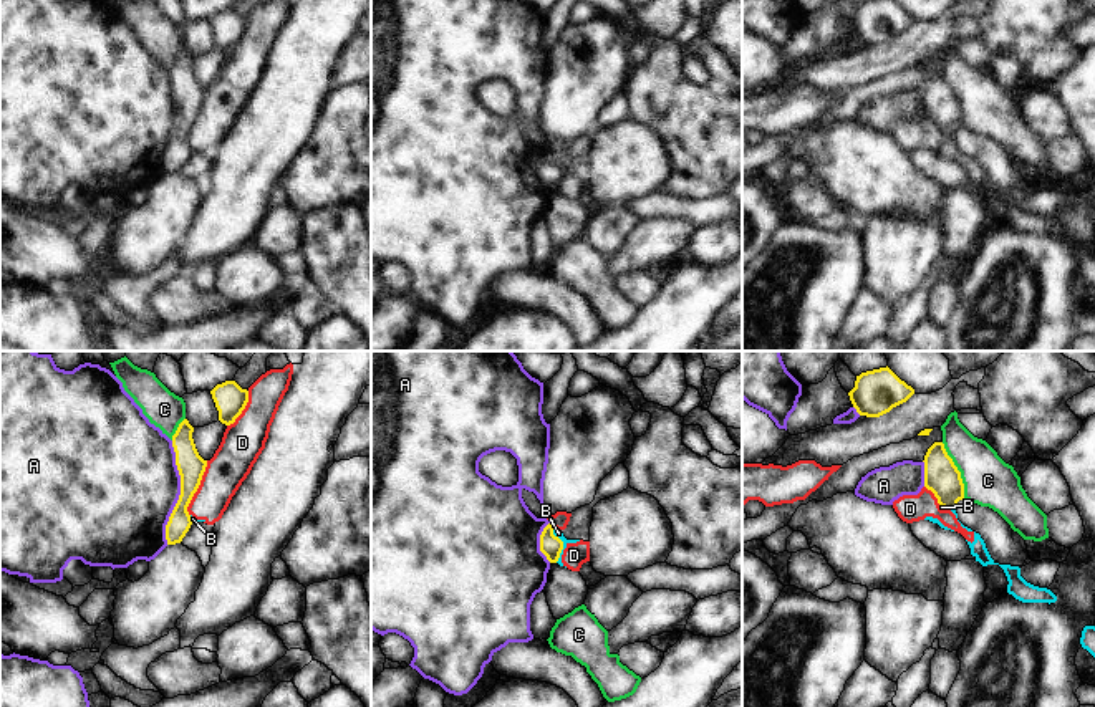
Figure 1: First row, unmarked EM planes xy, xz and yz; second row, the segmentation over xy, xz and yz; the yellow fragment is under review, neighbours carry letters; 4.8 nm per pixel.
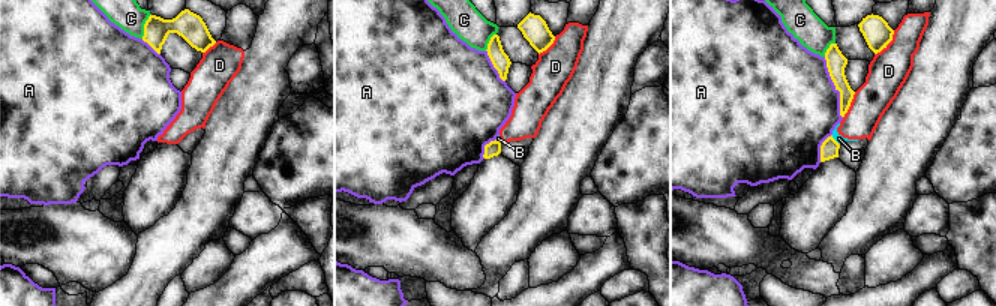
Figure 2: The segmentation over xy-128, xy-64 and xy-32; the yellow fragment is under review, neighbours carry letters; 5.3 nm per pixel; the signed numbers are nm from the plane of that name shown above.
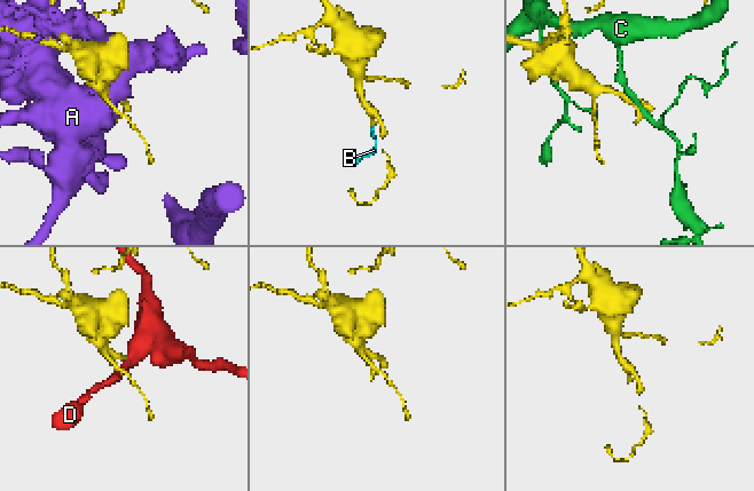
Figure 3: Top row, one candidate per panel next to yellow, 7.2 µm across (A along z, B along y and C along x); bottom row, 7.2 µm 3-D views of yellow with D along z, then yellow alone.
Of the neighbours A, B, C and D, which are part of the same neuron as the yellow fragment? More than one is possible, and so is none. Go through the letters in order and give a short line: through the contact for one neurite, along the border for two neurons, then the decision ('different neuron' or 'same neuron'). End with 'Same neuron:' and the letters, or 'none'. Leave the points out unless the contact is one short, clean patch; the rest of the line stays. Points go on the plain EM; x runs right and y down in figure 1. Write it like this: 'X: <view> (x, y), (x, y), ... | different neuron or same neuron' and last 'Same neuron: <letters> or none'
A: different neuron
B: xz (552, 158), (562, 171), (557, 191) | different neuron
C: different neuron
D: different neuron
Same neuron: none

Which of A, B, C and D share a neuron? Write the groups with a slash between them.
A / B D / C

